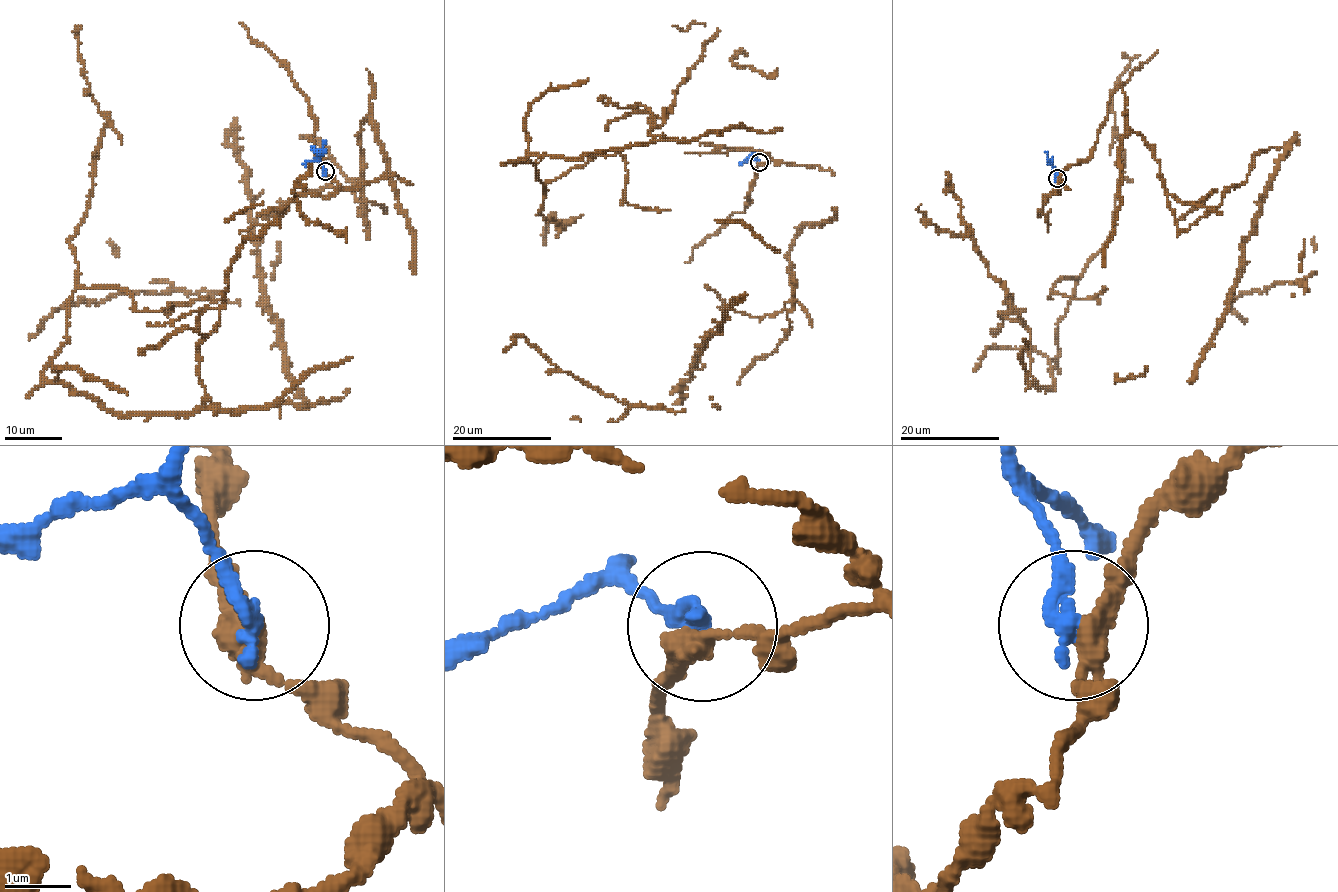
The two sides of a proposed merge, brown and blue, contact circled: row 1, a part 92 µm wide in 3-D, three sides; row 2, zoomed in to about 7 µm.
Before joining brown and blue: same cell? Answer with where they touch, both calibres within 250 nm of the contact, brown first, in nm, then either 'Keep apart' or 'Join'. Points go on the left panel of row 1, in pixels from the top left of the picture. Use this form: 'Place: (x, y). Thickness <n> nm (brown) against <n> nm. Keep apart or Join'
Place: (325, 171). Thickness 360 nm (brown) against 260 nm. Keep apart

